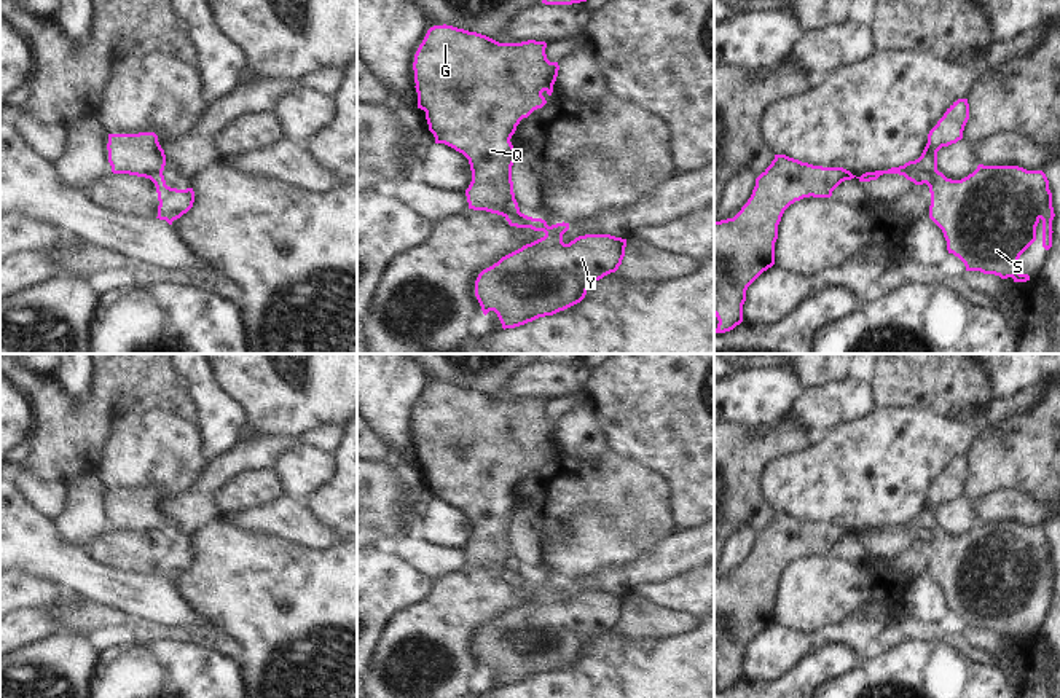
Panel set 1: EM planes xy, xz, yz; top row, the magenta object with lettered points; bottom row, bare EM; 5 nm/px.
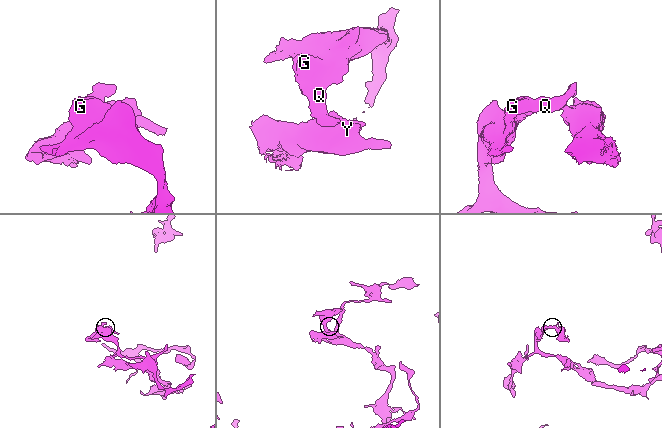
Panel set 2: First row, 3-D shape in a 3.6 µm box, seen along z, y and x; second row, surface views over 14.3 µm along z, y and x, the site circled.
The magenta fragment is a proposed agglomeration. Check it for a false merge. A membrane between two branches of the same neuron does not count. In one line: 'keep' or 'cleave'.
cleave

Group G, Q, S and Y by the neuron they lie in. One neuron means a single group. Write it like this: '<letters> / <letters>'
G Q / S Y

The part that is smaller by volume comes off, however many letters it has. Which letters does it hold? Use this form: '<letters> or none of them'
S, Y

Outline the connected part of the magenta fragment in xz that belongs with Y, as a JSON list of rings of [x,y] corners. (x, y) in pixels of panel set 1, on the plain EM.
[[[520,567],[508,569],[505,577],[545,593],[502,614],[475,637],[483,671],[494,668],[504,687],[580,660],[596,637],[618,626],[625,614],[626,596],[622,594],[585,591],[564,601],[569,580],[548,583]]]

